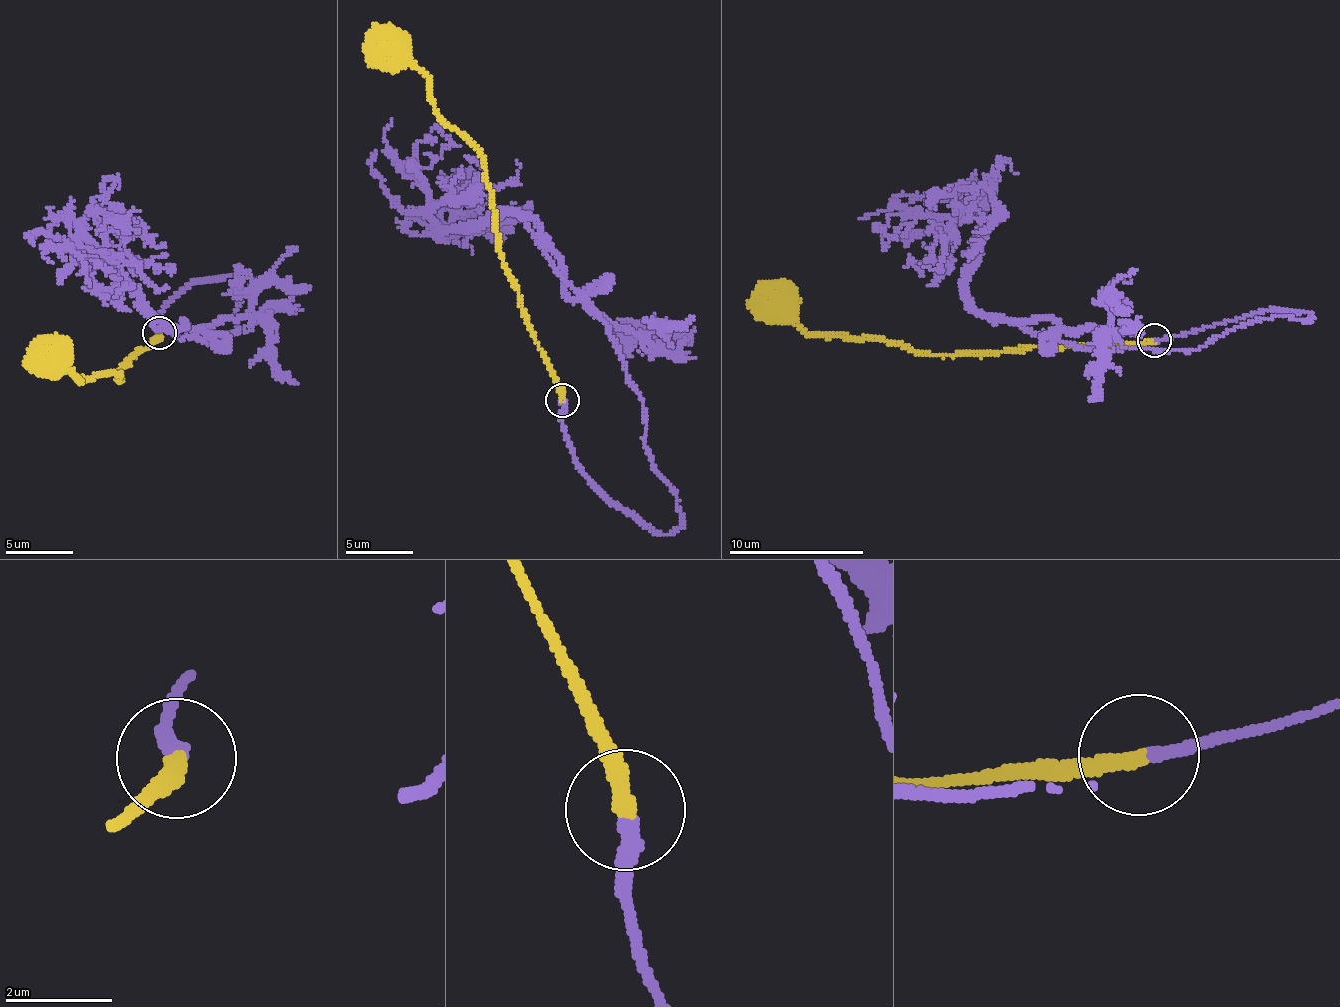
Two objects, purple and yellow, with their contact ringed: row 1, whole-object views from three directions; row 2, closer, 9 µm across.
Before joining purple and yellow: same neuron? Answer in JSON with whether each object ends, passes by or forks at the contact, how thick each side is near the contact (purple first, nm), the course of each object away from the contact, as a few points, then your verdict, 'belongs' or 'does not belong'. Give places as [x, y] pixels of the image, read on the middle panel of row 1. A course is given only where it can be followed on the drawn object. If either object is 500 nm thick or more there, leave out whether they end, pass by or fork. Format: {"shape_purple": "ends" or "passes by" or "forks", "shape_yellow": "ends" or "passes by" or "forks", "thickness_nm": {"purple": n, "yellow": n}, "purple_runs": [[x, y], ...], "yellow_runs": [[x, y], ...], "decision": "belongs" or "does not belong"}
{"shape_purple": "ends", "shape_yellow": "ends", "thickness_nm": {"purple": 280, "yellow": 320}, "purple_runs": [[563, 401], [573, 462], [670, 534], [643, 399], [542, 230], [430, 214], [517, 160]], "yellow_runs": [[563, 401], [500, 251], [485, 163], [474, 145], [438, 113], [431, 83], [386, 47]], "decision": "belongs"}

